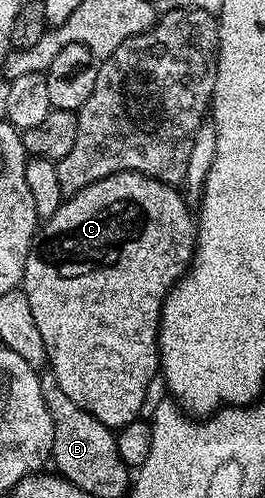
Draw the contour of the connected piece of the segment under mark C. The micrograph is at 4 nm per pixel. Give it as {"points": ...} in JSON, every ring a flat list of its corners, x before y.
{"points":[[118,172,82,188,82,192,65,197,64,203,54,212,54,216,43,219,32,240,32,247,26,256,26,268,22,288,26,292,26,300,30,300,30,308,34,311,34,324,38,324,38,333,42,336,42,344,46,344,47,365,57,377,59,387,66,392,70,400,78,404,78,408,94,416,113,432,119,432,130,423,137,421,144,410,144,401,148,398,148,389,152,381,157,381,160,369,160,313,164,298,171,292,179,278,184,277,185,270,192,262,192,254,196,250,196,222,194,214,175,185,159,182,138,172]]}

